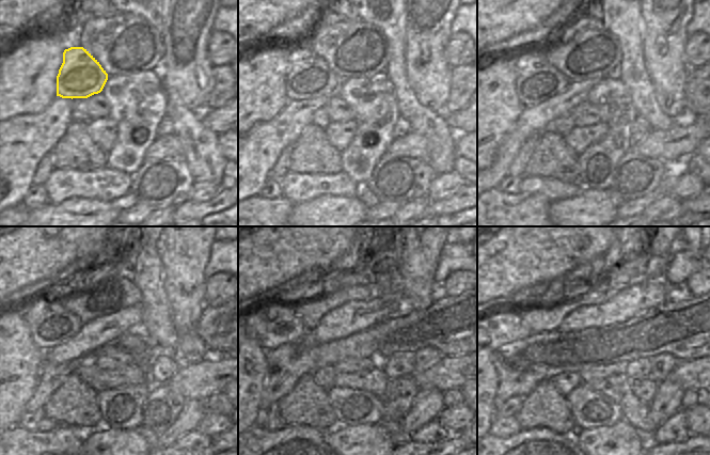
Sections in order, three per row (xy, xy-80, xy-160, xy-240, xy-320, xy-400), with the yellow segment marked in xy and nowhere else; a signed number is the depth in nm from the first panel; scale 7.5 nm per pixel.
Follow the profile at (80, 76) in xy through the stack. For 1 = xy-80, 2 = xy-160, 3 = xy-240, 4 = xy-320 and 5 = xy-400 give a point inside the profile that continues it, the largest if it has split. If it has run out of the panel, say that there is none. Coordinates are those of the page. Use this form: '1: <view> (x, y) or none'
1: xy-80 (309, 77)
2: xy-160 (536, 80)
3: xy-240 (50, 324)
4: xy-320 (273, 324)
5: xy-400 (502, 326)

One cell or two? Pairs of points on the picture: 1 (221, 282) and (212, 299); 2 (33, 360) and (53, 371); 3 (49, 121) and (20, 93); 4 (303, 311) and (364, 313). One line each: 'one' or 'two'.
1: one
2: two
3: two
4: two

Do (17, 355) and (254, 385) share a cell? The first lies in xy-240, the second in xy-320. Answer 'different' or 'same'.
same

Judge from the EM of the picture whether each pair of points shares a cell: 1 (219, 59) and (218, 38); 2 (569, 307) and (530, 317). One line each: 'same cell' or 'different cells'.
1: same cell
2: same cell

